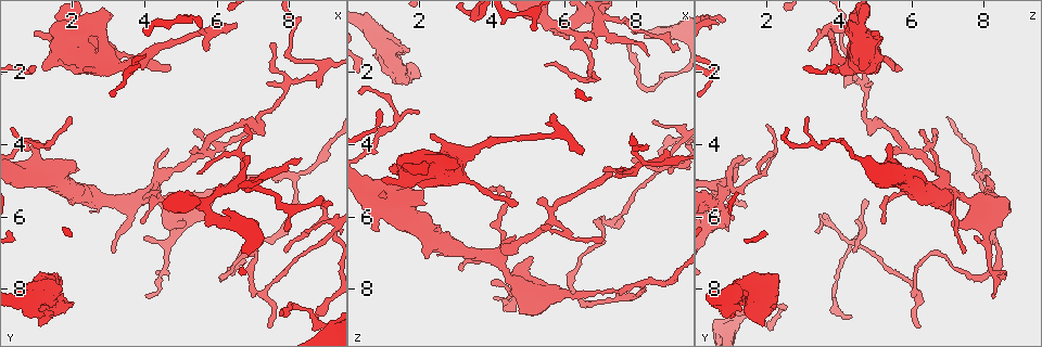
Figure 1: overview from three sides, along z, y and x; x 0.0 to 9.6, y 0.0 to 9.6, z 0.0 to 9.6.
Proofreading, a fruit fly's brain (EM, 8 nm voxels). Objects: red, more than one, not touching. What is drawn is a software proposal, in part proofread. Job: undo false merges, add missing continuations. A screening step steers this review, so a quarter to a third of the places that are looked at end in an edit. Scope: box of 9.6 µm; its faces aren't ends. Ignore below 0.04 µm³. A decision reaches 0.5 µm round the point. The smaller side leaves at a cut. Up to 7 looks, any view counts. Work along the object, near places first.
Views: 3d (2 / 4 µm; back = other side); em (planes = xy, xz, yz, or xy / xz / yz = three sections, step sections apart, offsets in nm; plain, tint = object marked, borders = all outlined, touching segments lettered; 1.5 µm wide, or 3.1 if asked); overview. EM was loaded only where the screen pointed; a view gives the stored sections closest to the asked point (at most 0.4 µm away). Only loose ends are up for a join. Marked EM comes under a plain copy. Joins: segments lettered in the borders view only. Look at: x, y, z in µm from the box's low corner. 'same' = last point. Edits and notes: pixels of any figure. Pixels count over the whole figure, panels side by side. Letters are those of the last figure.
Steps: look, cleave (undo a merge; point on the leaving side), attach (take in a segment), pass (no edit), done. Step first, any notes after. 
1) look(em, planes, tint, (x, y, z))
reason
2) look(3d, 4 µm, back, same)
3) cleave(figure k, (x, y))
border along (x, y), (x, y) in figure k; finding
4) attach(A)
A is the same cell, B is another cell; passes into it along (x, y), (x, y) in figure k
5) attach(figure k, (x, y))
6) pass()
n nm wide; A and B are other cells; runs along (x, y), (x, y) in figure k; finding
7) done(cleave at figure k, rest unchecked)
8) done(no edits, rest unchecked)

look(em, planes, borders, (7.10, 3.70, 6.65))
thin end

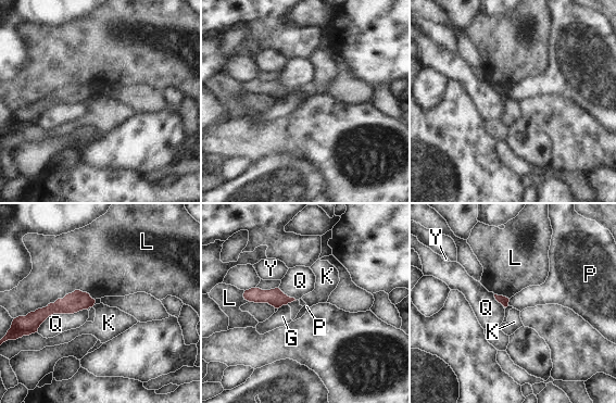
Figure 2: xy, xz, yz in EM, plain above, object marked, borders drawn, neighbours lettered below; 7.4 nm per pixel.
pass()
G, K, L, P, Q and Y are other cells; runs along (91, 301), (52, 307), (35, 327) in figure 2; no lettered segment goes on from it

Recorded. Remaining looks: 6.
look(em, xz, step 8, tint, (6.55, 0.70, 4.25))
free end

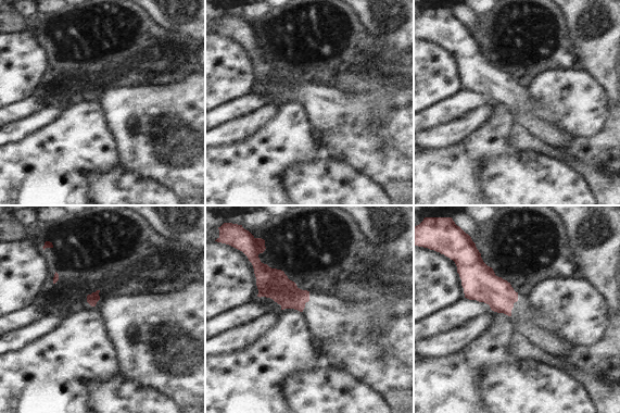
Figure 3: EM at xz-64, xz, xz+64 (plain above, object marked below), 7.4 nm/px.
look(em, yz, step 4, borders, same)

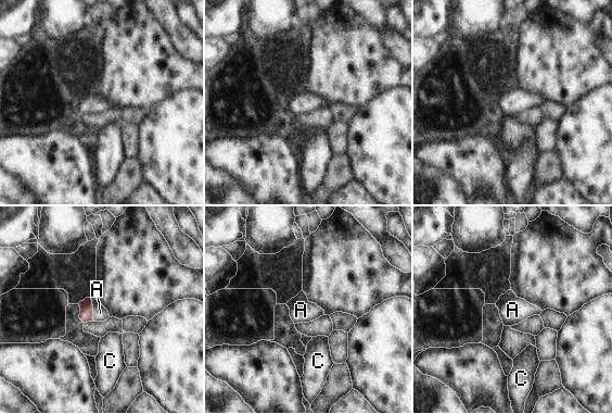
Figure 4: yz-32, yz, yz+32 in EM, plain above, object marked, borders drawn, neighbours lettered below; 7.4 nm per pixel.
attach(A)
A is the same cell, C is another cell; passes into it along (86, 315), (92, 309), (100, 313) in figure 4; it goes on there

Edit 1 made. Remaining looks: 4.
look(overview)
redraw

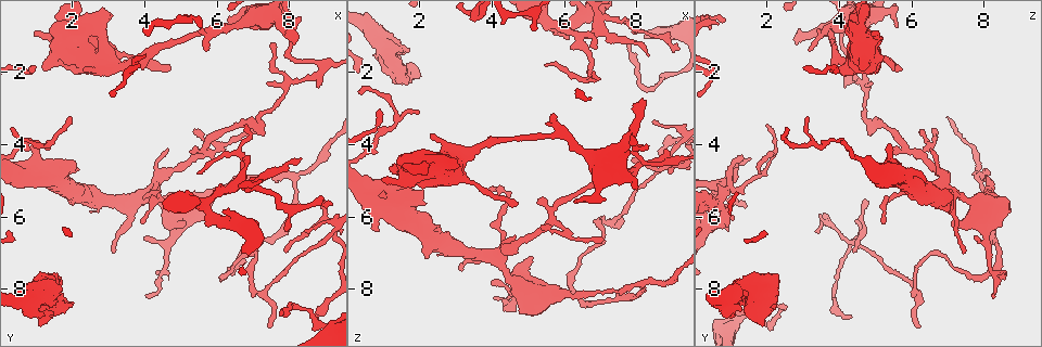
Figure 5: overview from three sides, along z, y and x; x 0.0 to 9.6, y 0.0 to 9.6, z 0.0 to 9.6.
look(em, planes, borders, (1.75, 7.75, 2.30))
branch stops here

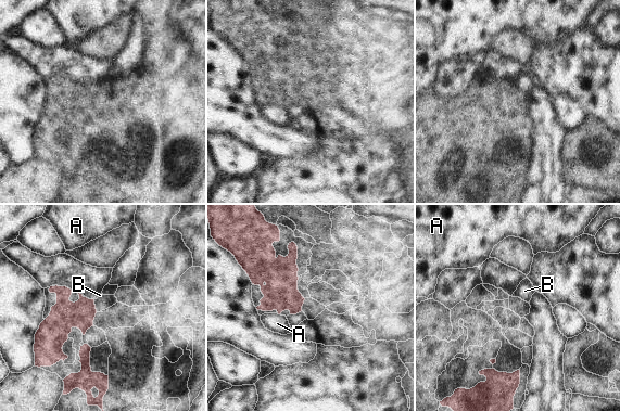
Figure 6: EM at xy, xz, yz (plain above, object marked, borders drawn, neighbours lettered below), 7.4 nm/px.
pass()
A and B are other cells; border along (301, 310), (290, 315) in figure 6; none of them fits

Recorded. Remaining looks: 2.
done(attach at figure 4, rest unchecked)

